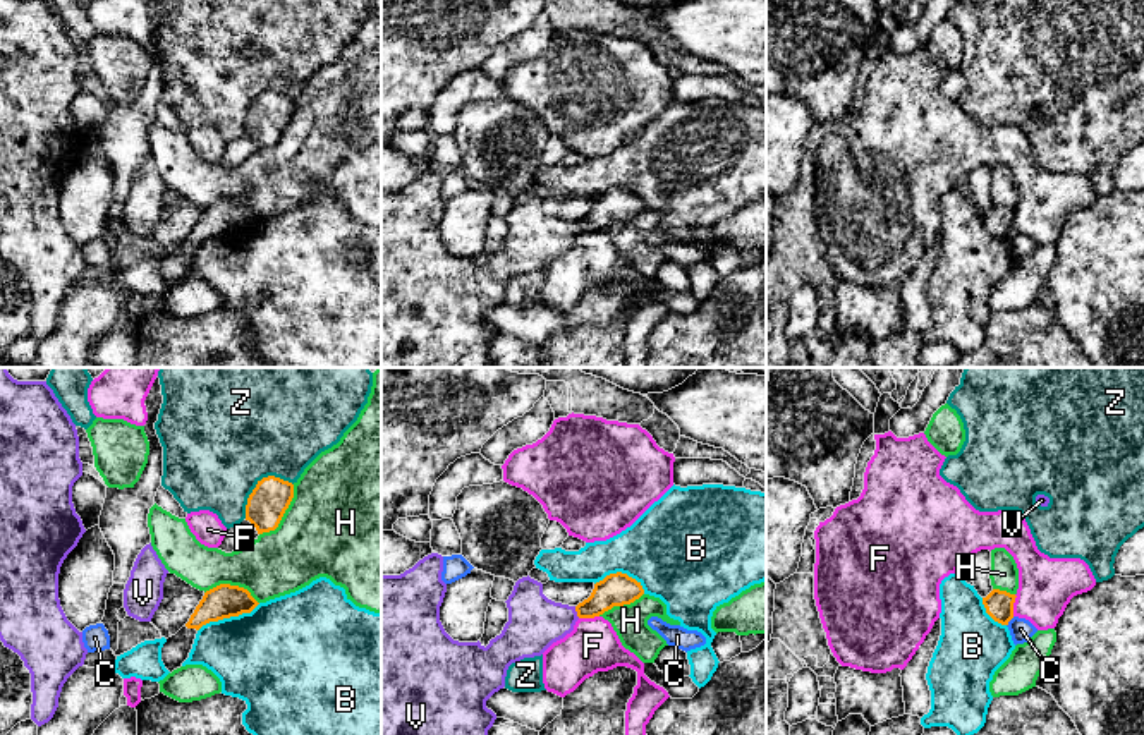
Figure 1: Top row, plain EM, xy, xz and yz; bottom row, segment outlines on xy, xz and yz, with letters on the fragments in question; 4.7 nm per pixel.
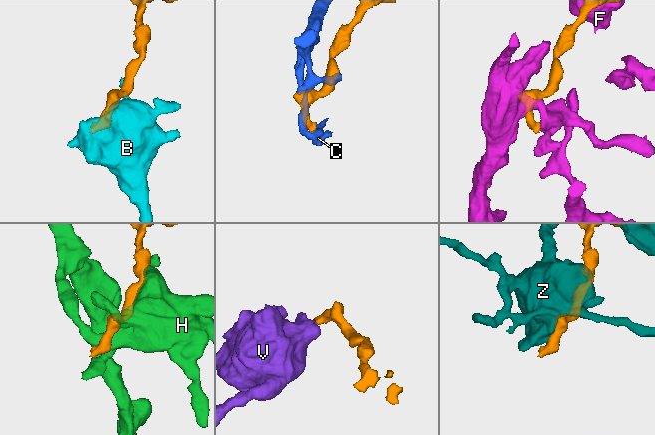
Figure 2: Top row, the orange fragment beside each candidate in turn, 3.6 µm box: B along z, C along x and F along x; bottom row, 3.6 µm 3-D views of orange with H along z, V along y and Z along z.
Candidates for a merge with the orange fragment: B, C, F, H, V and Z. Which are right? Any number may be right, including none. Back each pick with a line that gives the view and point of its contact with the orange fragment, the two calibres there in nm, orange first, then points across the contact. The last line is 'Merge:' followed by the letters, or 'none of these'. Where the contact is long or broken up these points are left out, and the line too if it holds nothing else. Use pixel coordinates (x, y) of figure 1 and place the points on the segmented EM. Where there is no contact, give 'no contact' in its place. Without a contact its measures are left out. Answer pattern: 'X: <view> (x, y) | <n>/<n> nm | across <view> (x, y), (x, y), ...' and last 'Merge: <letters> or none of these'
Merge: none of these

